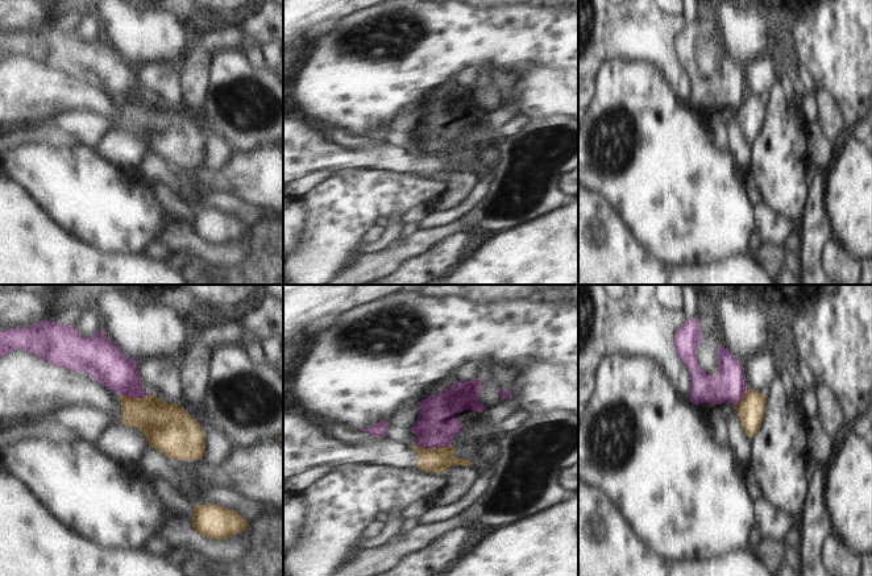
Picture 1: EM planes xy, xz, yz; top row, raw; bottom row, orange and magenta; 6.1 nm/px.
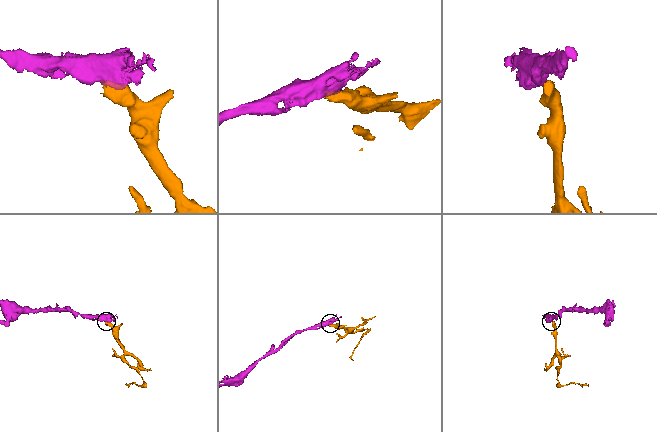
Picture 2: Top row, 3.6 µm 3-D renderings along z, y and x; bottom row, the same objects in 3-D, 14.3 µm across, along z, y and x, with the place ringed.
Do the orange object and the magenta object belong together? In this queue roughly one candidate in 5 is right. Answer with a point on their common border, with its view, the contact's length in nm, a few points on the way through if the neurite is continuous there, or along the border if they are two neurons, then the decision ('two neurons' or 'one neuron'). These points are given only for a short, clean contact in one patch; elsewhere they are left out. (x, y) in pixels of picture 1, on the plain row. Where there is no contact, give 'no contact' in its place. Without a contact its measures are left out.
meets orange in xz at (434, 153); contact 220 nm long; border along xz (415, 149), (423, 152), (451, 150); two neurons

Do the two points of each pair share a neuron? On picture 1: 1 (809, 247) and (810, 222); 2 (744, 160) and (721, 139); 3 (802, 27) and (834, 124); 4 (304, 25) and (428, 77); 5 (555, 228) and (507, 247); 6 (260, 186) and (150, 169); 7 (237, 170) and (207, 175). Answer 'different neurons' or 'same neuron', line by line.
1: same neuron
2: different neurons
3: different neurons
4: different neurons
5: same neuron
6: different neurons
7: same neuron

